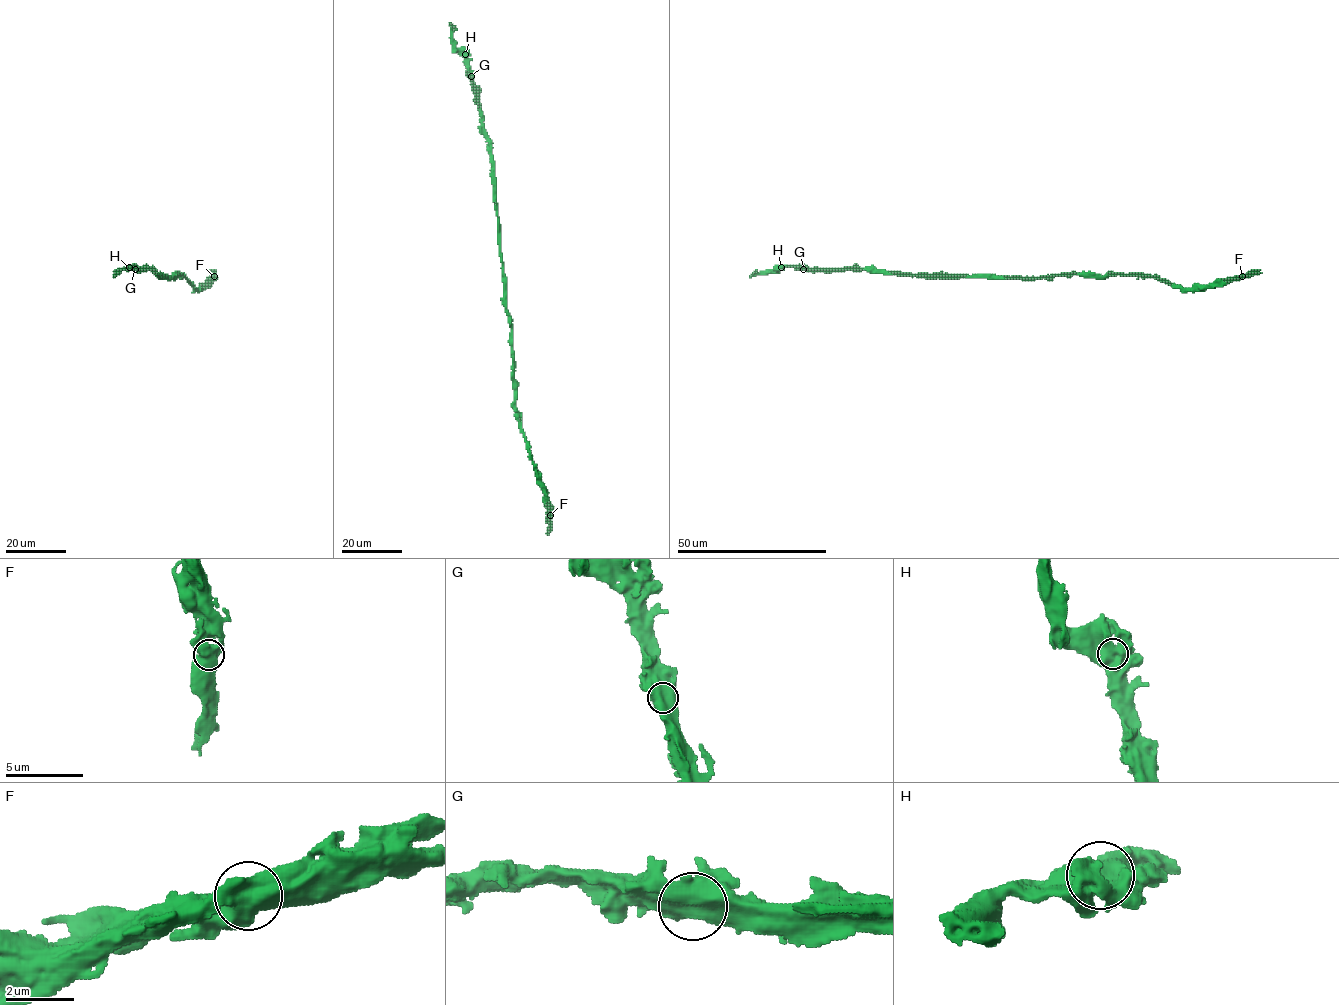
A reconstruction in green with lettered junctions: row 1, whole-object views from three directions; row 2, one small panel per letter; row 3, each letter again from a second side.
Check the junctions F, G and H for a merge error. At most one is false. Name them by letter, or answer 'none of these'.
F

